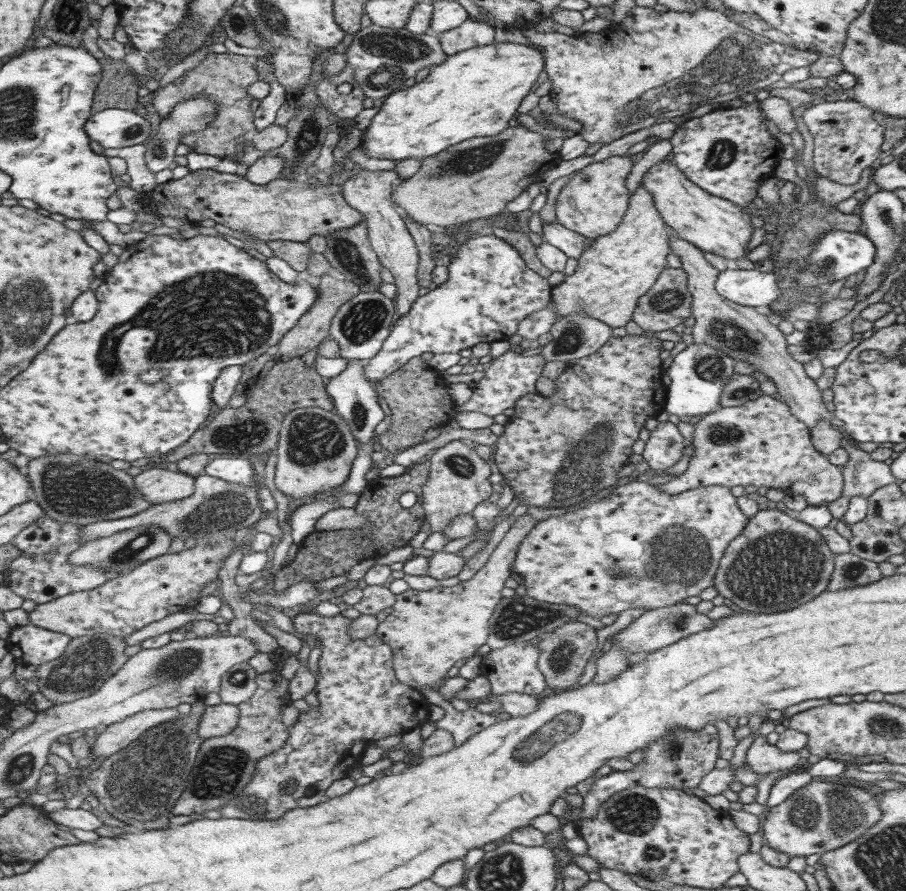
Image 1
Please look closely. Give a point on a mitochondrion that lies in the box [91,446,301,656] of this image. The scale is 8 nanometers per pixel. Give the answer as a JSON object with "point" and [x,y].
{"point":[220,510]}

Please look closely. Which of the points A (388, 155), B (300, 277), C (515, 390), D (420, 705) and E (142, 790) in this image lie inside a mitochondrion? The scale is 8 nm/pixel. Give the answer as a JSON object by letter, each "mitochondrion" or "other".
{"A":"other","B":"other","C":"other","D":"other","E":"mitochondrion"}

